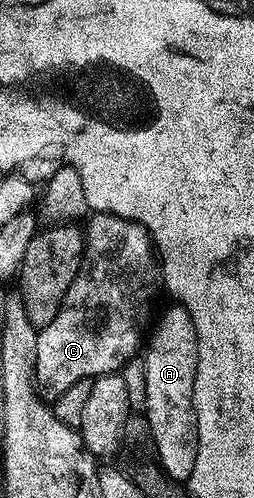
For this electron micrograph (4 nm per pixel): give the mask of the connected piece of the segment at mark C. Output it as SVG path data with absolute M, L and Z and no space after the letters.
M98 213L94 223L83 226L84 264L74 283L70 283L58 315L54 315L48 326L38 332L36 387L45 398L57 399L80 379L95 379L123 370L125 363L137 356L145 336L144 324L148 321L152 300L162 289L162 270L152 236L145 228L141 233L134 233L136 228L134 221L118 215L114 215L114 219L106 219L106 213Z

